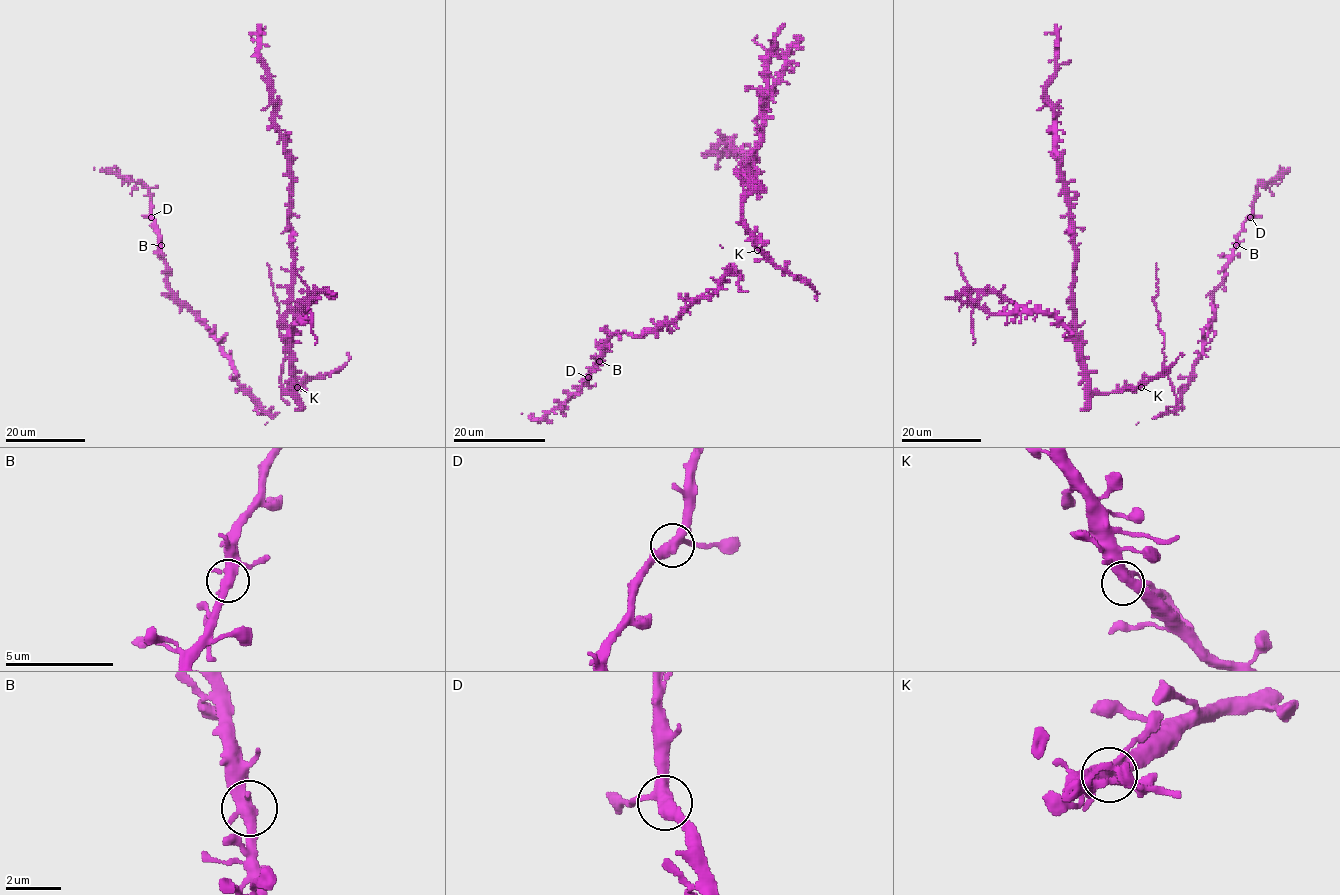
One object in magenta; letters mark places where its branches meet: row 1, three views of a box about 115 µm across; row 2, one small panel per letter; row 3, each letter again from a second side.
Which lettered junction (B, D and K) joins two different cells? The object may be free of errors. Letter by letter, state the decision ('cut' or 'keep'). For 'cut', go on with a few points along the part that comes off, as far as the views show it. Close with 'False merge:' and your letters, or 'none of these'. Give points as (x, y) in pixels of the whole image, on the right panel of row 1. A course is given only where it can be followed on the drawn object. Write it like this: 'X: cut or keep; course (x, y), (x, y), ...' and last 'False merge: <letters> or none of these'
B: keep
D: keep
K: keep
False merge: none of these

